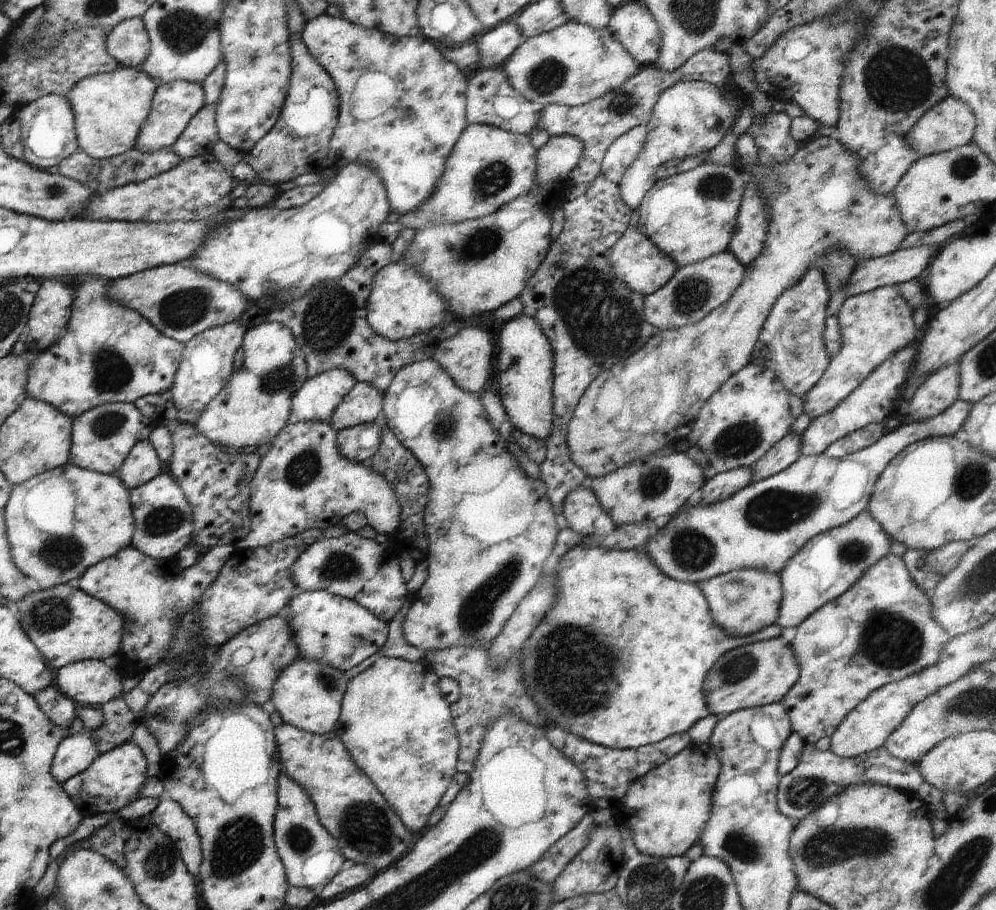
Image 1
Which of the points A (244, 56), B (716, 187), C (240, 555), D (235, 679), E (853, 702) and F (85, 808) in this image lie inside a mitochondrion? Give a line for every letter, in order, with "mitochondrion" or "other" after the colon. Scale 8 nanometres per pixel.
A: mitochondrion
B: mitochondrion
C: other
D: mitochondrion
E: other
F: other

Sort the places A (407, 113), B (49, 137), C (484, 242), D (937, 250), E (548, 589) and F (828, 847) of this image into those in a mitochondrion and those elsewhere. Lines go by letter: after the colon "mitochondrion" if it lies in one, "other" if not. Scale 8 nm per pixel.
A: mitochondrion
B: other
C: mitochondrion
D: other
E: other
F: mitochondrion

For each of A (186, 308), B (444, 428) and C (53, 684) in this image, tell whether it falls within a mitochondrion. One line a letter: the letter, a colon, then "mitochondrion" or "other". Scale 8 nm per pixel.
A: mitochondrion
B: mitochondrion
C: other

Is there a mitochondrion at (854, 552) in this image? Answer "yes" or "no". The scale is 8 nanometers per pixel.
yes

